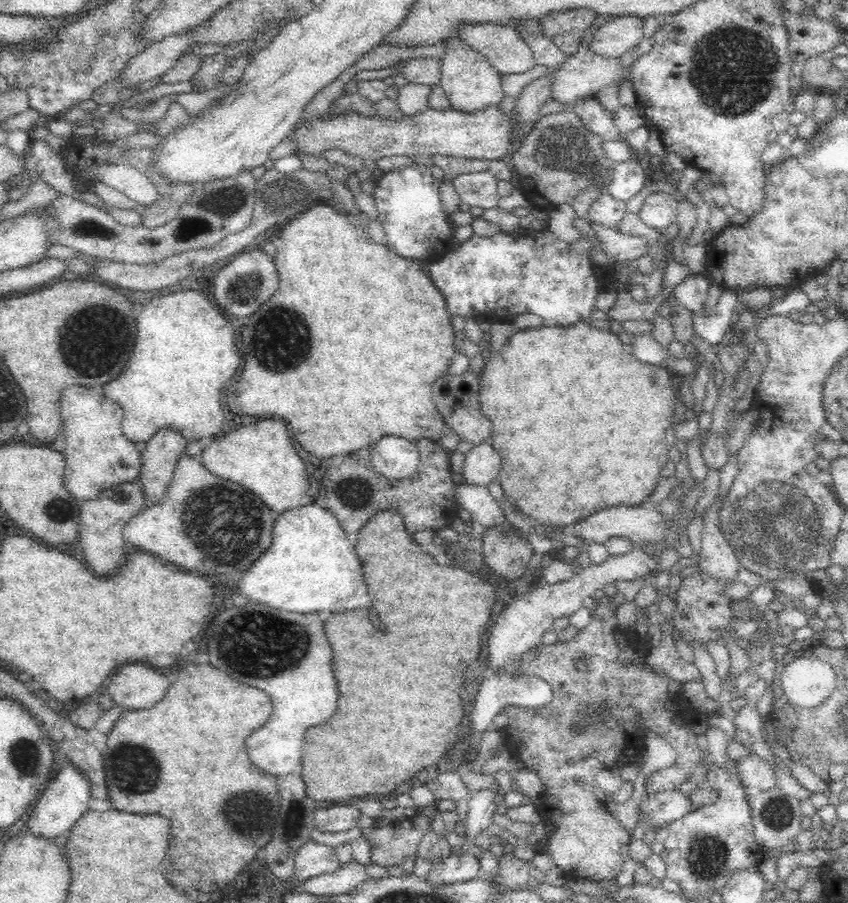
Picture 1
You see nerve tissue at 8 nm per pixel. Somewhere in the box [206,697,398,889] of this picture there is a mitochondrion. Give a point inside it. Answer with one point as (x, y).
(247, 813)

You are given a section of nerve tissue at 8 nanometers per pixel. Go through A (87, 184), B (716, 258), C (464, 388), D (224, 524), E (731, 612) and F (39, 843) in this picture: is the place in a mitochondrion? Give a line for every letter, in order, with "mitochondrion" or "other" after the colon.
A: other
B: other
C: other
D: mitochondrion
E: other
F: other

